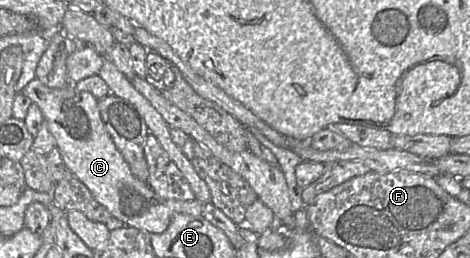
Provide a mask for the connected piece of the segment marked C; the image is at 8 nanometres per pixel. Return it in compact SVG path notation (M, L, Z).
M33 79L20 92L38 105L43 113L44 120L55 138L66 168L71 171L90 190L93 197L116 219L122 221L124 227L135 227L147 231L150 234L161 234L167 230L172 217L177 213L185 213L192 216L201 216L204 203L197 199L191 201L177 201L163 199L158 196L147 182L136 178L117 149L112 137L106 130L102 121L98 100L88 91L78 91L76 83L70 83L62 89L53 89L44 85L40 80Z

